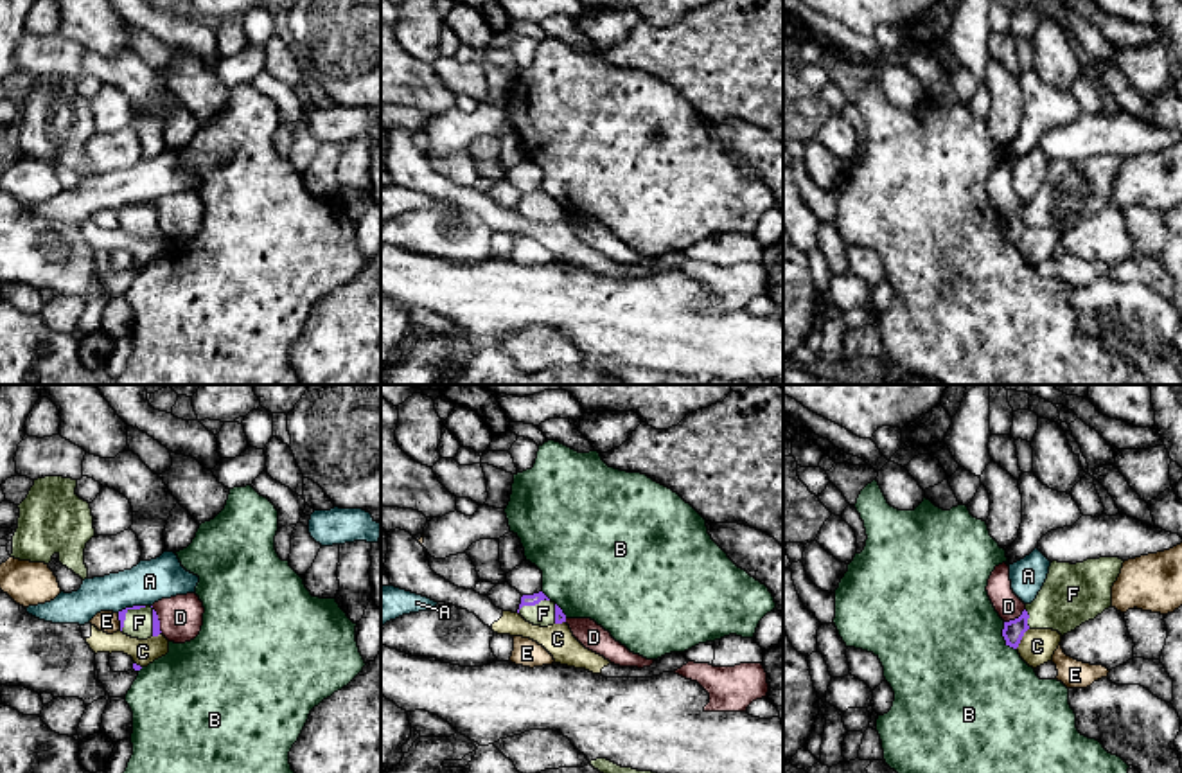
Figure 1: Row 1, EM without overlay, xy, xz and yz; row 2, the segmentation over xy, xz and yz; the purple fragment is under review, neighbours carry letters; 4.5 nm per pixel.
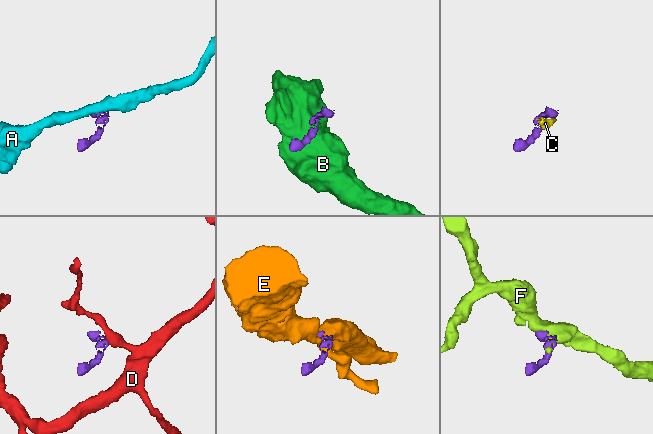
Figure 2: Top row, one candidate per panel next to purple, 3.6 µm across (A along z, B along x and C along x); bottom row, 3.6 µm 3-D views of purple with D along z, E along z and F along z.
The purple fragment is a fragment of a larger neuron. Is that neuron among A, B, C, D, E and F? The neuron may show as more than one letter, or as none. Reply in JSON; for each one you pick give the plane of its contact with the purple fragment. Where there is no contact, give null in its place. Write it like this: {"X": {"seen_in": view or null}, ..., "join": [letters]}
{"F": {"seen_in": "xz"}, "join": ["F"]}

